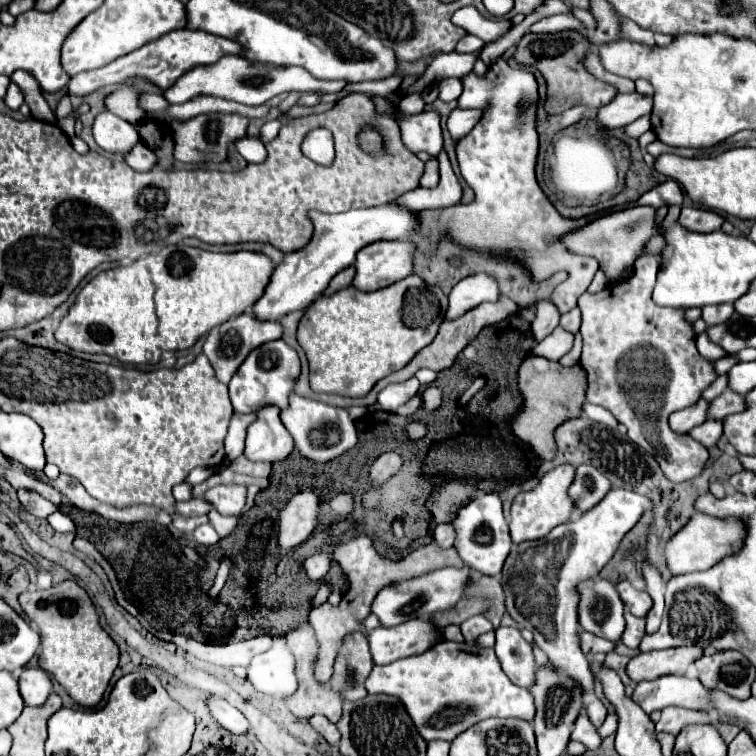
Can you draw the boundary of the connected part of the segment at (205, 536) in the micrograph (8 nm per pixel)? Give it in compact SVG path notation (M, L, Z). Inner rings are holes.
M204 524L204 526L198 526L194 530L194 540L198 544L202 544L202 546L212 546L212 544L216 544L220 540L220 536L216 534L216 530L210 524Z

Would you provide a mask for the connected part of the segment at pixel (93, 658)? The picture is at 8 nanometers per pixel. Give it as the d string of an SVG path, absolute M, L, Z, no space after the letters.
M66 580L50 590L36 590L20 594L24 614L38 626L42 638L40 668L52 674L68 696L84 708L94 708L118 666L118 646L98 622L96 608L86 590L74 580Z

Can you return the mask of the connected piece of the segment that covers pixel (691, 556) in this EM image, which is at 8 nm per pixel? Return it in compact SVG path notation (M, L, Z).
M692 514L692 518L666 542L666 566L670 574L686 574L686 572L700 572L712 568L724 556L734 554L740 550L744 540L744 524L738 518L712 518L706 514Z

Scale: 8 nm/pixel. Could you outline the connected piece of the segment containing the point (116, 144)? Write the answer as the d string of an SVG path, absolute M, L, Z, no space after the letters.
M112 112L98 114L92 126L92 132L94 132L96 144L110 154L124 156L128 154L128 150L132 150L132 146L142 142L136 128Z

